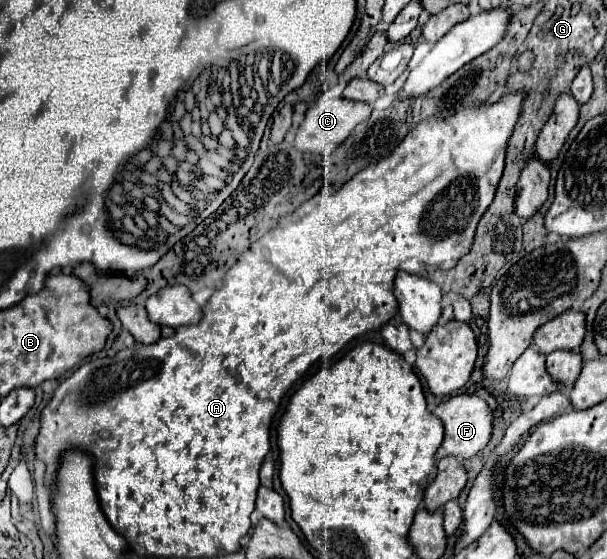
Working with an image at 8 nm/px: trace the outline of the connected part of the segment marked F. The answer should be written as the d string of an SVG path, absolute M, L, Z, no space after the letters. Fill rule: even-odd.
M455 395L449 401L437 405L433 413L435 413L435 417L439 417L443 421L443 427L445 427L445 439L435 453L437 461L443 459L443 457L449 457L449 455L469 459L487 445L489 435L491 435L493 413L483 399L473 397L473 395Z

